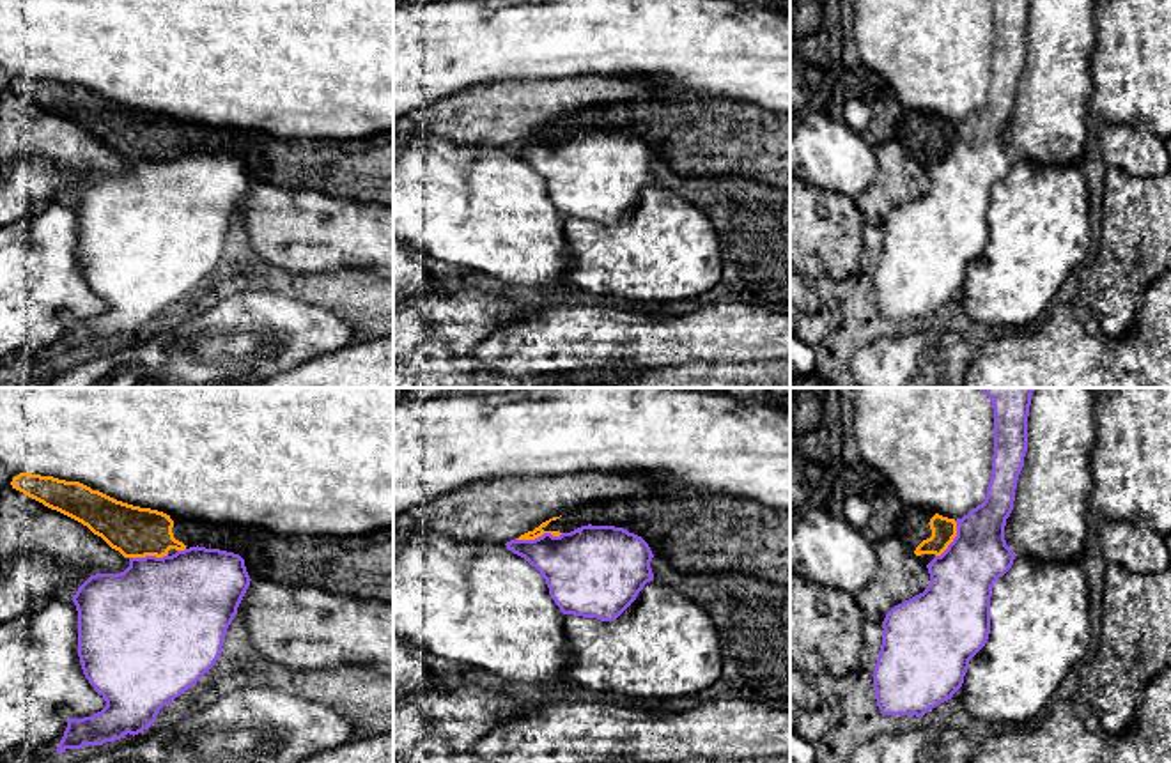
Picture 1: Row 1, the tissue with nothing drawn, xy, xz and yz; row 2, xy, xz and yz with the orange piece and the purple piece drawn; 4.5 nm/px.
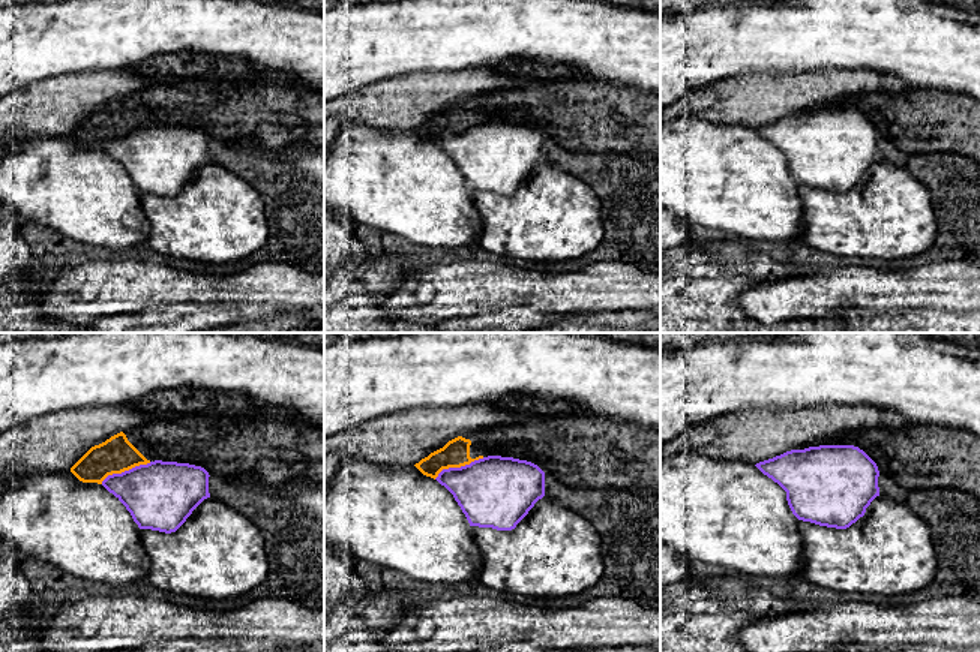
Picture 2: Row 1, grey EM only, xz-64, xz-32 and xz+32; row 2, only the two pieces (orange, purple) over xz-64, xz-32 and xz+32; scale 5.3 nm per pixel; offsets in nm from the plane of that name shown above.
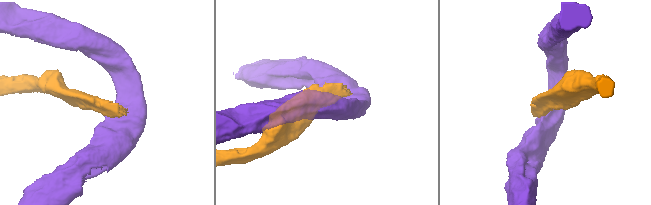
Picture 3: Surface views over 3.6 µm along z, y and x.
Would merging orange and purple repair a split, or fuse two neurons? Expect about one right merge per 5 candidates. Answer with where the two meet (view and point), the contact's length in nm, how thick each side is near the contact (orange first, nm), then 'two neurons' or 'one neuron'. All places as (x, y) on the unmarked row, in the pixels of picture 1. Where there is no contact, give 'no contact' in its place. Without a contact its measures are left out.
xz (539, 138) | 220 nm | 50/340 nm | two neurons

